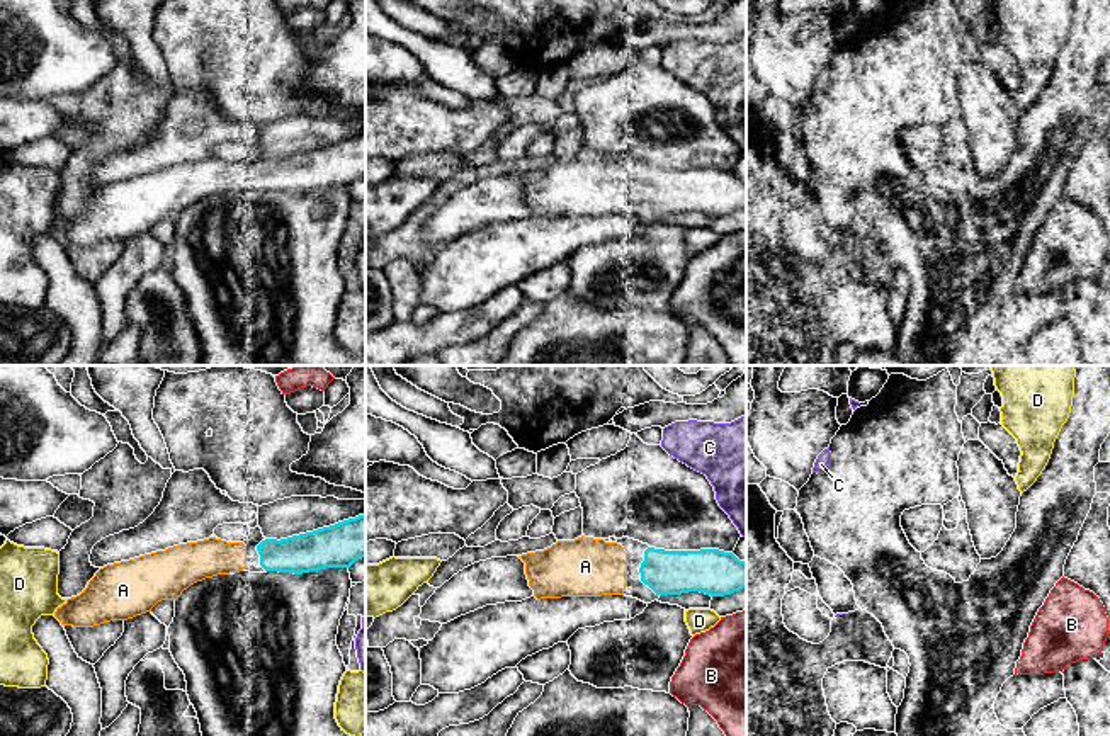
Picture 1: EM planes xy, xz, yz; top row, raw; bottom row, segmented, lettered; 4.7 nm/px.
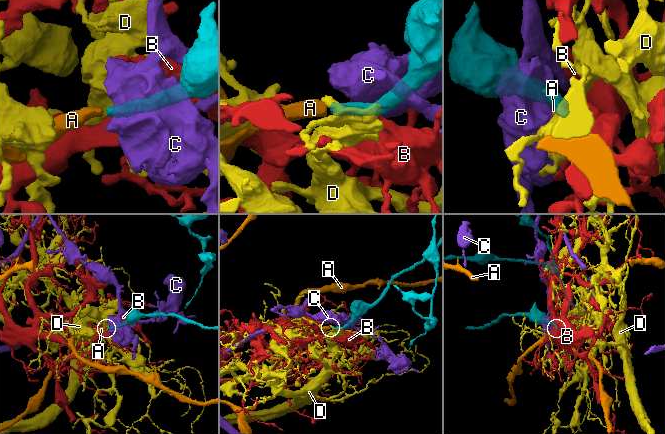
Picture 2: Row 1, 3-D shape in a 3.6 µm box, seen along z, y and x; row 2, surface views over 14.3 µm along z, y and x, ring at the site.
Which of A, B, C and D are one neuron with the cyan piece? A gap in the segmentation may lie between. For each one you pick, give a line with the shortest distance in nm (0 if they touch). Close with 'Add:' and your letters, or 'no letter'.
A: 60 nm
Add: A

